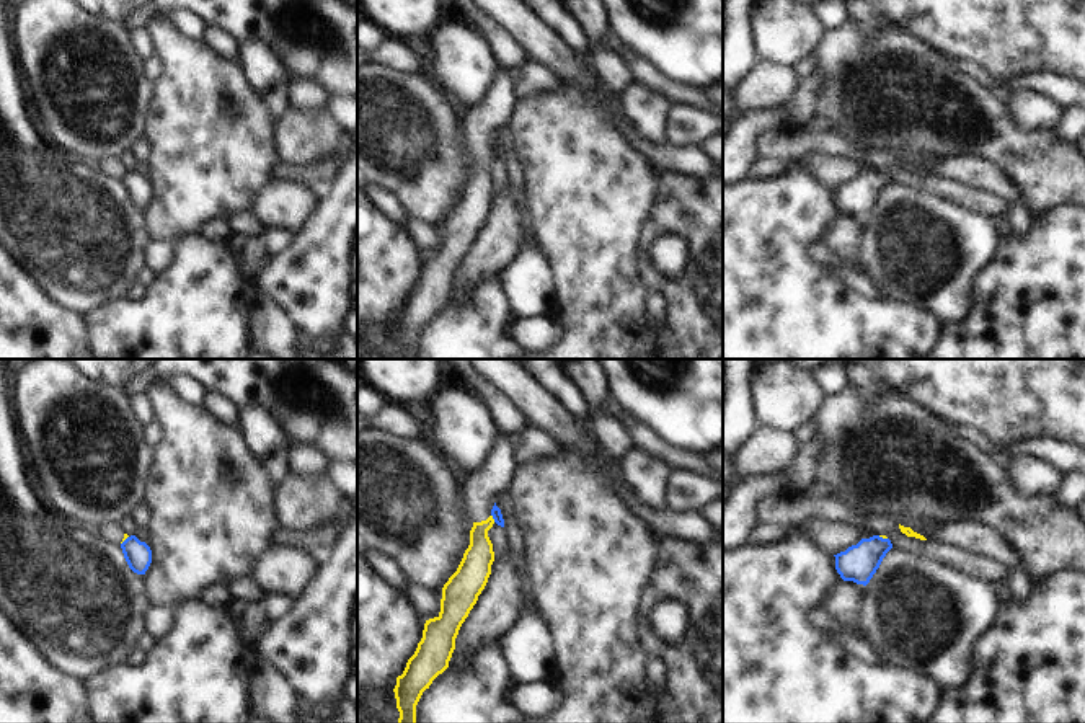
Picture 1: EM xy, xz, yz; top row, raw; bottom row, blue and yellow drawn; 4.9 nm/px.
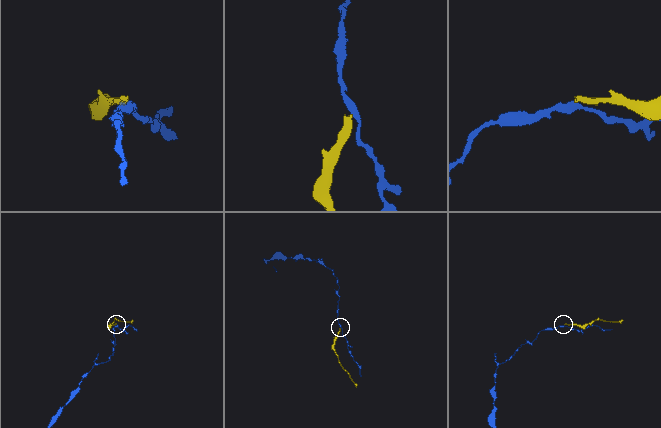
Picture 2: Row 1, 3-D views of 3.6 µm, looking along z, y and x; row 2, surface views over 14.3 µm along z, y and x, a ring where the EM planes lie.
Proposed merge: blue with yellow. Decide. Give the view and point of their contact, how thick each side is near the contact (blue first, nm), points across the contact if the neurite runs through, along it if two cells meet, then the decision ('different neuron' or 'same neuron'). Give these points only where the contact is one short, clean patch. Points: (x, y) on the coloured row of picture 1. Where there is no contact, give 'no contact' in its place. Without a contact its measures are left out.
contact xz (493, 518); calibres 50 and 150 nm; border xz (491, 514), (495, 521); different neuron

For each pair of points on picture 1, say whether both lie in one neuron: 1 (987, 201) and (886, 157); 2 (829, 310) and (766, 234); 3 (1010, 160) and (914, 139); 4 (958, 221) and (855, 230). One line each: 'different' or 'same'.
1: same
2: same
3: same
4: different

